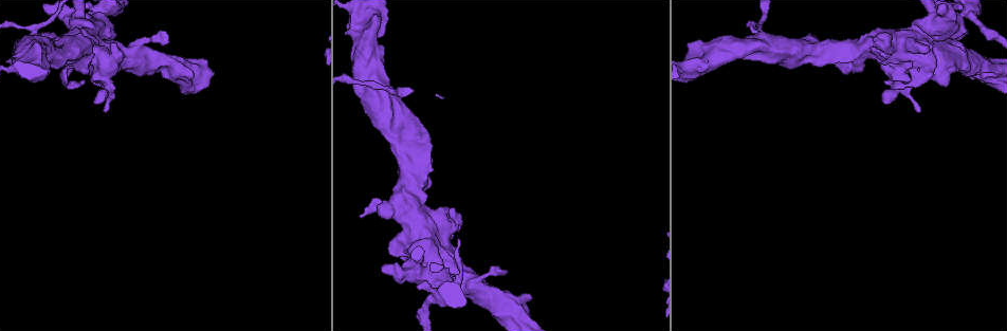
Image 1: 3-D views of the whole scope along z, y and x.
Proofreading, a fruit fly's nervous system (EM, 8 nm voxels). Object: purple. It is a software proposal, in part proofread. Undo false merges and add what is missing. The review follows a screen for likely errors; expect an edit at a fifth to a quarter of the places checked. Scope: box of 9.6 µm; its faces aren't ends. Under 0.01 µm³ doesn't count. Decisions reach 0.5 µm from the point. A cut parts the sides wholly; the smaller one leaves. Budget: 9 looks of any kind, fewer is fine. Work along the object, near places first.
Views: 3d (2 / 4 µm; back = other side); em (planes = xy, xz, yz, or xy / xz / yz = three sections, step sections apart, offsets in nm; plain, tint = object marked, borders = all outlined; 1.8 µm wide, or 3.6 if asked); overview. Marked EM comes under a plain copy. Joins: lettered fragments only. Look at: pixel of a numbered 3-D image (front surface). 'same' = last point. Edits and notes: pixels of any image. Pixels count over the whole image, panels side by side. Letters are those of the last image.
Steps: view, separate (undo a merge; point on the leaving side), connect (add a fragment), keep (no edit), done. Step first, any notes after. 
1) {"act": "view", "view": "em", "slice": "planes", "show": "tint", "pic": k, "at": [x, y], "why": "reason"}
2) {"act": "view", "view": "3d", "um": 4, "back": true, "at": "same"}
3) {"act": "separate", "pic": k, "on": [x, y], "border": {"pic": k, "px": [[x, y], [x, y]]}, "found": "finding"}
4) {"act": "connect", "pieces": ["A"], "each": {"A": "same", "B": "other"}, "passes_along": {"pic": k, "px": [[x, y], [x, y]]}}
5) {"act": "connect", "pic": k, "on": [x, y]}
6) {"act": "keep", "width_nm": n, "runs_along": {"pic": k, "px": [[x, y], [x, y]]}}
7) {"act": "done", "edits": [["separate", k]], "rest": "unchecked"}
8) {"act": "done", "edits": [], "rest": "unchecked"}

{"act": "view", "view": "3d", "um": 4, "pic": 1, "at": [76, 24], "why": "calibre changes"}

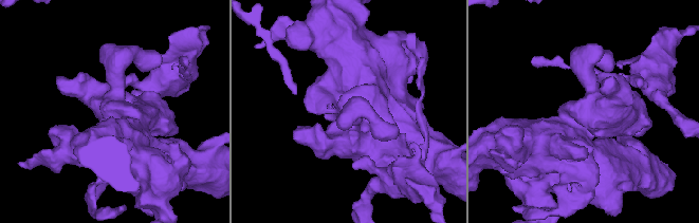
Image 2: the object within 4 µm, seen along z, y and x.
{"act": "view", "view": "em", "um": 3.6, "slice": "planes", "show": "borders", "pic": 2, "at": [591, 112], "why": "now the EM"}

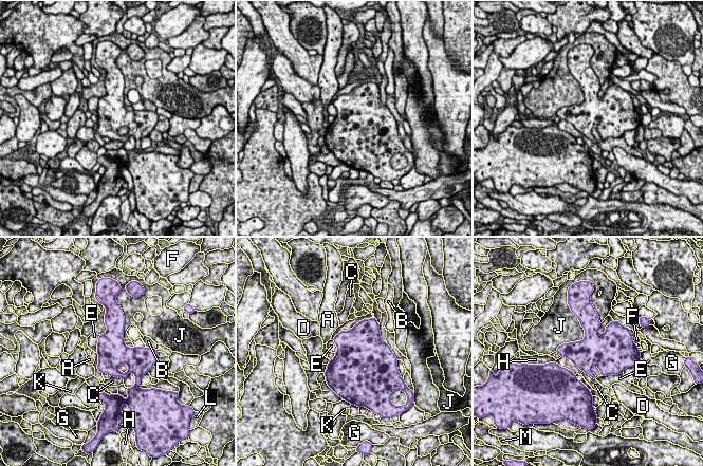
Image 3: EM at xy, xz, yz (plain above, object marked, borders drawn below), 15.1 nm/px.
{"act": "keep", "each": {"A": "other", "B": "other", "C": "other", "D": "other", "E": "other", "F": "other", "G": "other", "H": "other", "J": "other", "K": "other", "L": "other", "M": "other"}, "border": {"pic": 3, "px": [[579, 321], [584, 337], [555, 351]]}, "found": "all the same neuron"}

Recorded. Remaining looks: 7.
{"act": "view", "view": "3d", "um": 4, "pic": 1, "at": [374, 90], "why": "thick turns thin"}

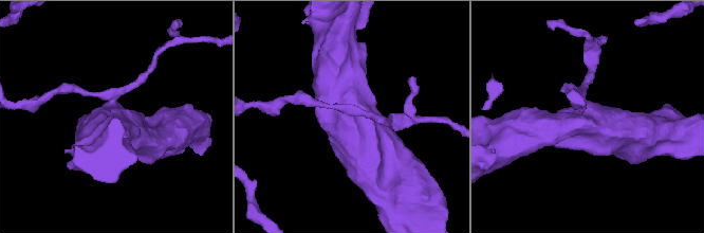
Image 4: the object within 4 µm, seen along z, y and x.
{"act": "view", "view": "em", "slice": "planes", "show": "tint", "pic": 4, "at": [583, 117]}

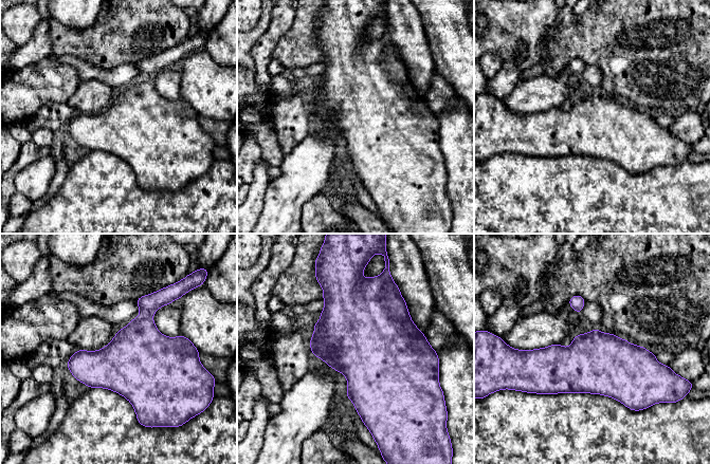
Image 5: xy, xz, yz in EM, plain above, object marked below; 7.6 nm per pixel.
{"act": "view", "view": "em", "slice": "planes", "show": "borders", "at": "same", "why": "see the neighbours"}

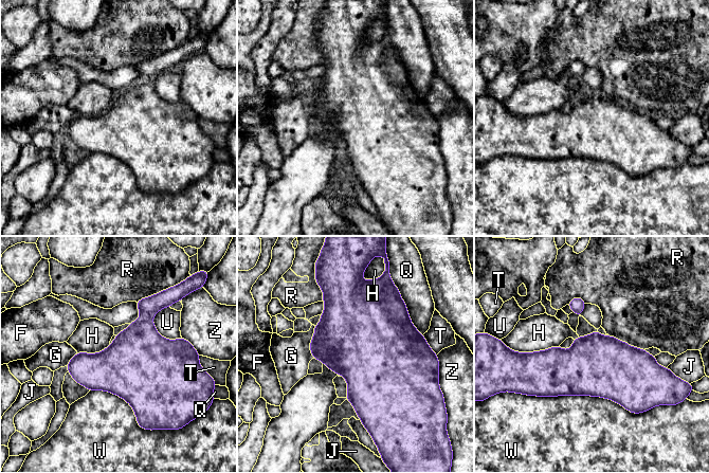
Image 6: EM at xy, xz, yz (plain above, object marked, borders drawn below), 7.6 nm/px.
{"act": "separate", "pic": 6, "on": [148, 307], "width_nm": 460, "each": {"F": "other", "G": "other", "H": "other", "J": "other", "Q": "other", "R": "other", "T": "other", "U": "other", "W": "other", "Z": "other"}, "border": {"pic": 6, "px": [[140, 317], [151, 319]]}, "found": "two neurons meet here"}

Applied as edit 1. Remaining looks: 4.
{"act": "view", "view": "3d", "um": 4, "pic": 1, "at": [104, 80], "why": "abrupt turn"}

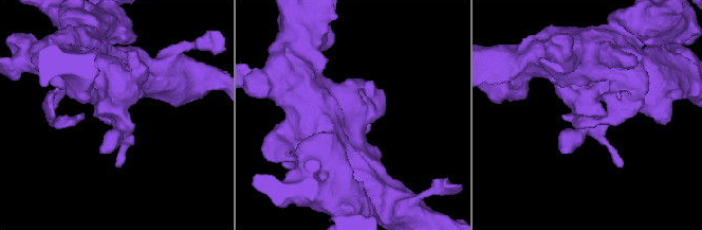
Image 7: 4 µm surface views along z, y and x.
{"act": "view", "view": "em", "um": 3.6, "slice": "planes", "show": "tint", "pic": 7, "at": [117, 111], "why": "shape alone is not enough"}

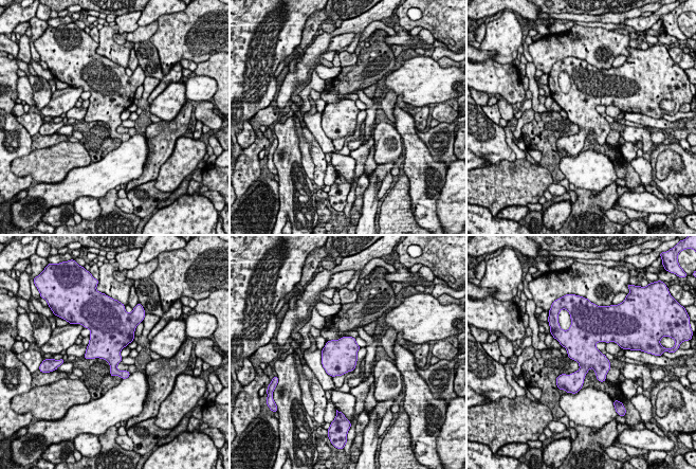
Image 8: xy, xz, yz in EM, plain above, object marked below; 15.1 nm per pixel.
{"act": "view", "view": "em", "um": 3.6, "slice": "planes", "show": "borders", "at": "same"}

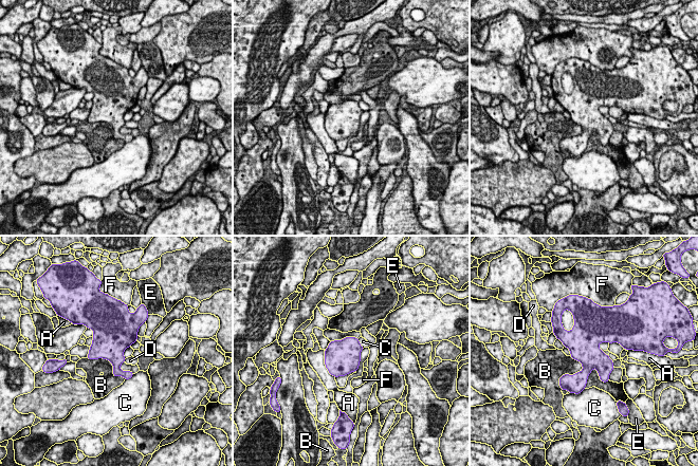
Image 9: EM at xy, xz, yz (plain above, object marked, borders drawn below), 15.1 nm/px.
{"act": "keep", "width_nm": 440, "each": {"A": "other", "B": "other", "C": "other", "D": "other", "E": "other", "F": "other"}, "border": {"pic": 9, "px": [[87, 357], [106, 358], [125, 378]]}, "found": "continuous, no second neuron"}

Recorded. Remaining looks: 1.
{"act": "view", "view": "em", "slice": "xy", "step": 16, "show": "borders", "pic": 1, "at": [167, 40], "why": "branch stops here"}

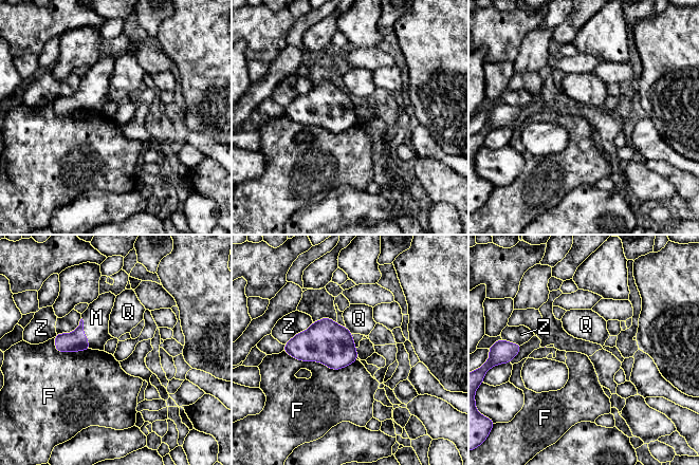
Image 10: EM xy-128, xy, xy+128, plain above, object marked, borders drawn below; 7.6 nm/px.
{"act": "connect", "pieces": ["M"], "longest_contact_nm": ["F", 550], "each": {"F": "other", "M": "same", "Q": "other", "Z": "other"}, "found": "the neuron continues"}

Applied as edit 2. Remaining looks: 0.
{"act": "done", "edits": [["separate", 6], ["connect", 10]], "rest": "unchecked"}

